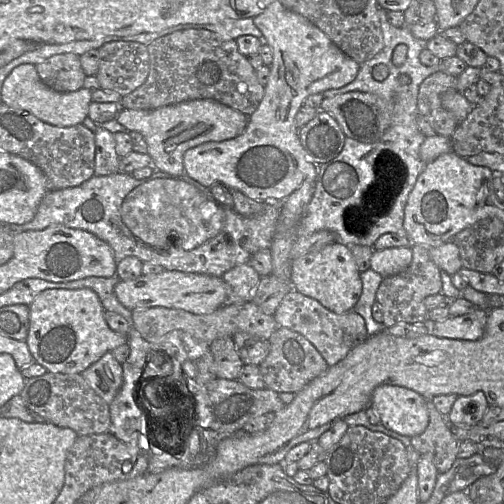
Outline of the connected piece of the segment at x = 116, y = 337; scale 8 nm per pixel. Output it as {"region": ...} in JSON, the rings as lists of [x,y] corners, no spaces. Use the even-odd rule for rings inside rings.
{"region":[[[81,288],[81,289],[47,289],[42,291],[34,301],[29,305],[30,310],[30,325],[26,343],[29,347],[29,350],[34,357],[36,363],[44,366],[48,372],[53,373],[63,373],[63,374],[79,374],[87,369],[91,364],[99,360],[105,353],[111,352],[113,349],[117,348],[120,345],[128,343],[128,337],[121,335],[114,330],[112,330],[107,324],[104,318],[105,308],[103,307],[99,296],[90,288]]]}

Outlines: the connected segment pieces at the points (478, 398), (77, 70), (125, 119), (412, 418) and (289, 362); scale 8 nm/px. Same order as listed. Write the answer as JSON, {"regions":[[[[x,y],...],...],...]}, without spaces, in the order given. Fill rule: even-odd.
{"regions":[[[[476,392],[467,396],[458,396],[446,419],[451,425],[471,427],[479,424],[489,403],[483,392]]],[[[57,54],[34,65],[41,81],[57,92],[74,92],[84,85],[86,74],[76,54]]],[[[196,99],[150,110],[120,109],[115,125],[140,133],[148,146],[151,165],[159,171],[183,175],[183,156],[193,147],[207,142],[222,142],[241,135],[248,116],[213,99]]],[[[376,387],[370,407],[379,416],[382,426],[403,436],[420,435],[429,424],[428,400],[404,387]]],[[[278,327],[271,335],[268,355],[259,365],[266,387],[277,393],[297,393],[329,368],[315,346],[303,335]]]]}

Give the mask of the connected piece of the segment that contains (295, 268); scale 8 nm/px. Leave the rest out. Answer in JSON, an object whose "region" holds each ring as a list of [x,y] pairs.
{"region":[[[339,243],[328,244],[319,251],[292,260],[290,280],[294,290],[316,299],[336,314],[351,311],[362,293],[360,272],[351,249]]]}

